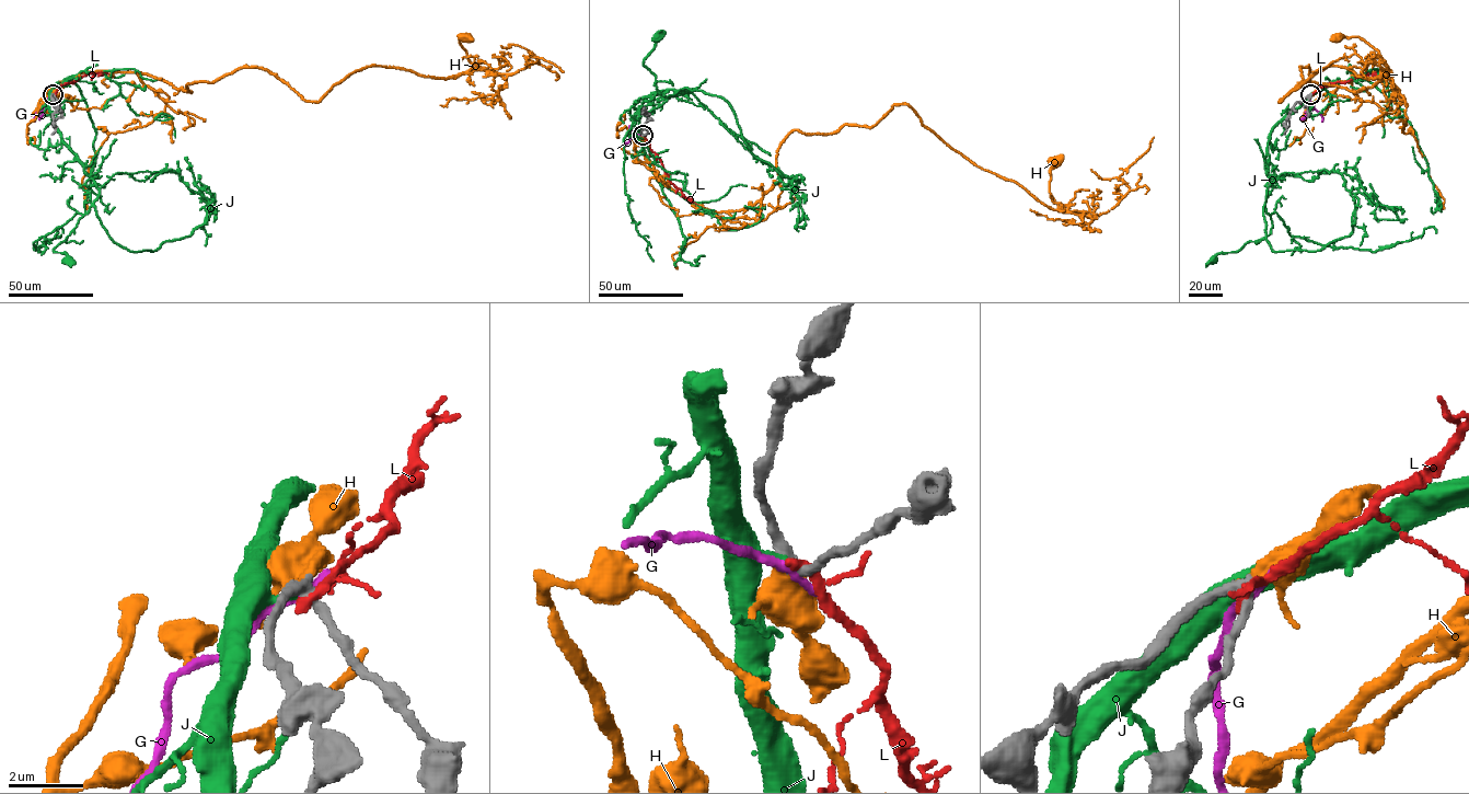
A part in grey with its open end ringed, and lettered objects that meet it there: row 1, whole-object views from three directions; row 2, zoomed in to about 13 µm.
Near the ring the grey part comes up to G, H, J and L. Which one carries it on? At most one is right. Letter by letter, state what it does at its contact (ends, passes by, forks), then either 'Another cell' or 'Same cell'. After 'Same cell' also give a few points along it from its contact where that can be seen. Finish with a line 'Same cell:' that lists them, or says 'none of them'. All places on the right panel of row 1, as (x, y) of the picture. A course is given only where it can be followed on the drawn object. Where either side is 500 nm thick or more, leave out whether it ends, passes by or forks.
G: It ends there. Another cell
H: Same cell. Its course: (1310, 94), (1387, 72), (1354, 92), (1300, 67), (1280, 101), (1330, 66), (1387, 70), (1337, 37)
J: It ends there. Another cell
L: It passes by. Another cell
Same cell: H

